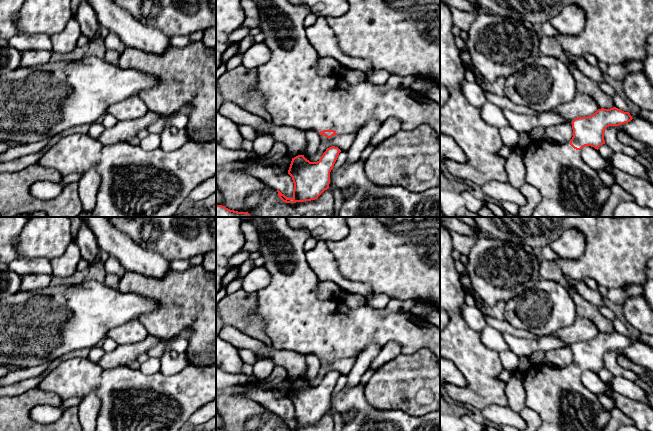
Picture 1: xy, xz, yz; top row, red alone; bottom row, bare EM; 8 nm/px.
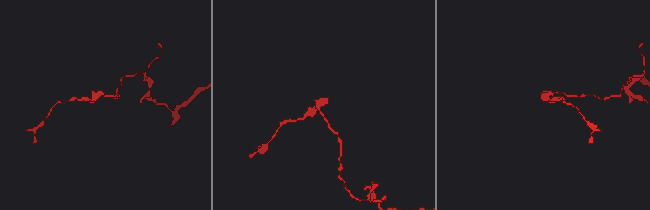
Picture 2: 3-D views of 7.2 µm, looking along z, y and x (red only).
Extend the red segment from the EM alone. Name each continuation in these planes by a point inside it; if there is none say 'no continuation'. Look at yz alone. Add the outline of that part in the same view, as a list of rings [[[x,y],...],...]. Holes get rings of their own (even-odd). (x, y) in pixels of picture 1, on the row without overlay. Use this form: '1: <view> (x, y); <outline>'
1: yz (557, 395); [[[533,365],[522,377],[526,407],[533,410],[541,420],[537,431],[603,431],[609,422],[610,412],[604,409],[598,396],[583,385],[581,374],[574,373],[570,366]]]

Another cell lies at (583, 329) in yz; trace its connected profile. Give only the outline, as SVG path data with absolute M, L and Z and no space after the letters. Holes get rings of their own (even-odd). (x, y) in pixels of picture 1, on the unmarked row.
M577 317L571 326L562 328L546 337L556 337L563 343L572 346L577 341L591 340L598 333L599 330L592 321L584 317Z

